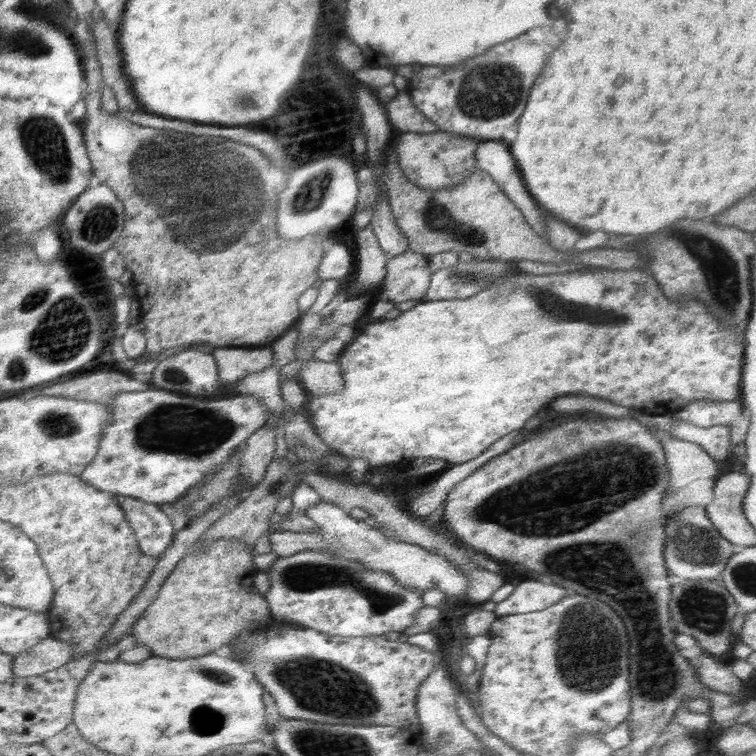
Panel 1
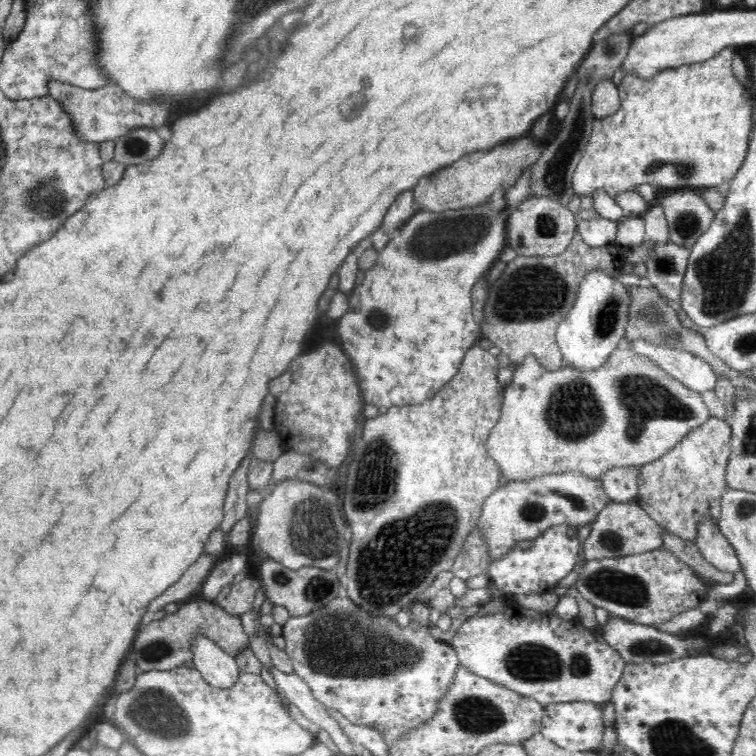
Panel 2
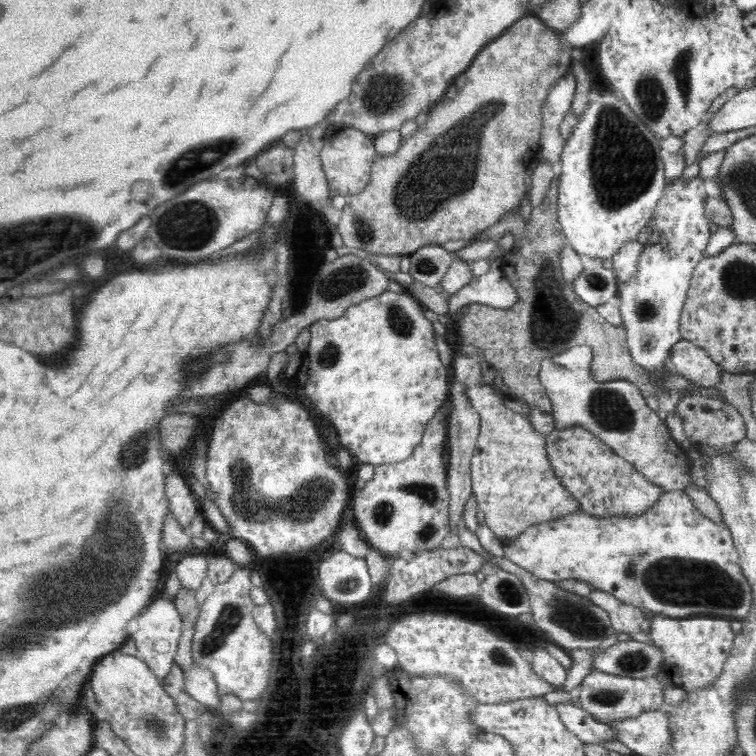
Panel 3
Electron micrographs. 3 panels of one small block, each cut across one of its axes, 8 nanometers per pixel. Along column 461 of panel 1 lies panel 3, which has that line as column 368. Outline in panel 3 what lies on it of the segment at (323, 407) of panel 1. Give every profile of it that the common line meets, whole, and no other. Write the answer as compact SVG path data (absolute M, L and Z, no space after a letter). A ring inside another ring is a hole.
M386 290L379 296L363 300L359 304L350 306L344 315L335 319L317 320L309 326L311 332L311 342L309 348L303 354L303 361L299 371L294 375L293 380L298 388L302 388L304 398L308 398L312 402L312 407L320 417L325 417L330 421L330 425L338 433L339 440L344 448L347 448L354 458L356 465L373 464L374 467L382 464L390 464L406 460L415 447L422 440L426 425L439 412L442 404L447 403L449 397L448 370L440 360L440 354L436 345L435 327L424 316L424 306L418 303L418 300L411 296L406 290L401 294L395 294Z

